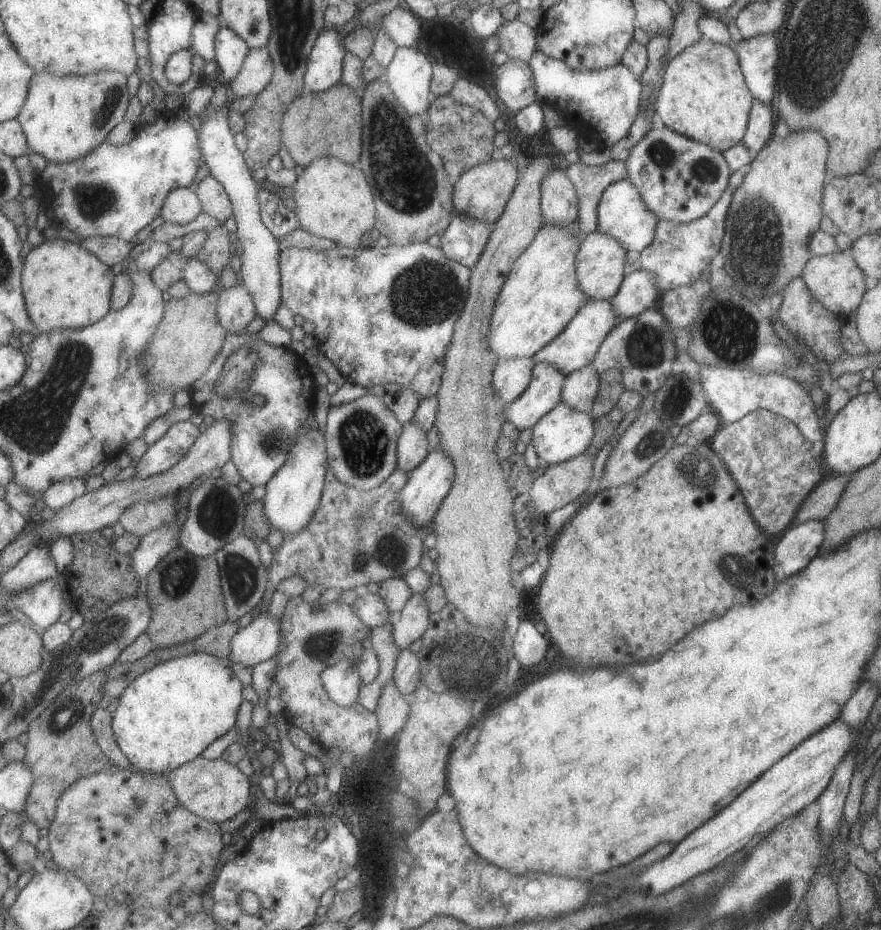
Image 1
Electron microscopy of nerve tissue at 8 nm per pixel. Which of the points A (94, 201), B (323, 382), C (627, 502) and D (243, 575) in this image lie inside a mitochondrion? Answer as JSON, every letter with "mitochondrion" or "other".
{"A":"mitochondrion","B":"other","C":"other","D":"mitochondrion"}

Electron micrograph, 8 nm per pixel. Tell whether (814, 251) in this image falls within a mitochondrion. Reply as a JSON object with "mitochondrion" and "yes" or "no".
{"mitochondrion":"no"}

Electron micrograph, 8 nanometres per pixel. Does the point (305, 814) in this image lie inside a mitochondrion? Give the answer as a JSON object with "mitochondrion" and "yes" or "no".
{"mitochondrion":"no"}

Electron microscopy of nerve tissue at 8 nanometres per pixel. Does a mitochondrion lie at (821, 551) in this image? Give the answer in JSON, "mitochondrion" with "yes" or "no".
{"mitochondrion":"no"}

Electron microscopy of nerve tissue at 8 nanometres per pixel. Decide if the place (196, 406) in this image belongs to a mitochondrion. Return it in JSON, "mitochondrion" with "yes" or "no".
{"mitochondrion":"no"}

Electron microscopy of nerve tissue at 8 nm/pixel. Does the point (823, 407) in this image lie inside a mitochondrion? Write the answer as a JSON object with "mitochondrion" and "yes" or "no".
{"mitochondrion":"no"}

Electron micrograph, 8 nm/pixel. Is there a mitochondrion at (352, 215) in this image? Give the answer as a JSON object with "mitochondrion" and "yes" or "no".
{"mitochondrion":"no"}

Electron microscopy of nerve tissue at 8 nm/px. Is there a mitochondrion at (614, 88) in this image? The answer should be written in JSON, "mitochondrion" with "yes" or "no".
{"mitochondrion":"yes"}

